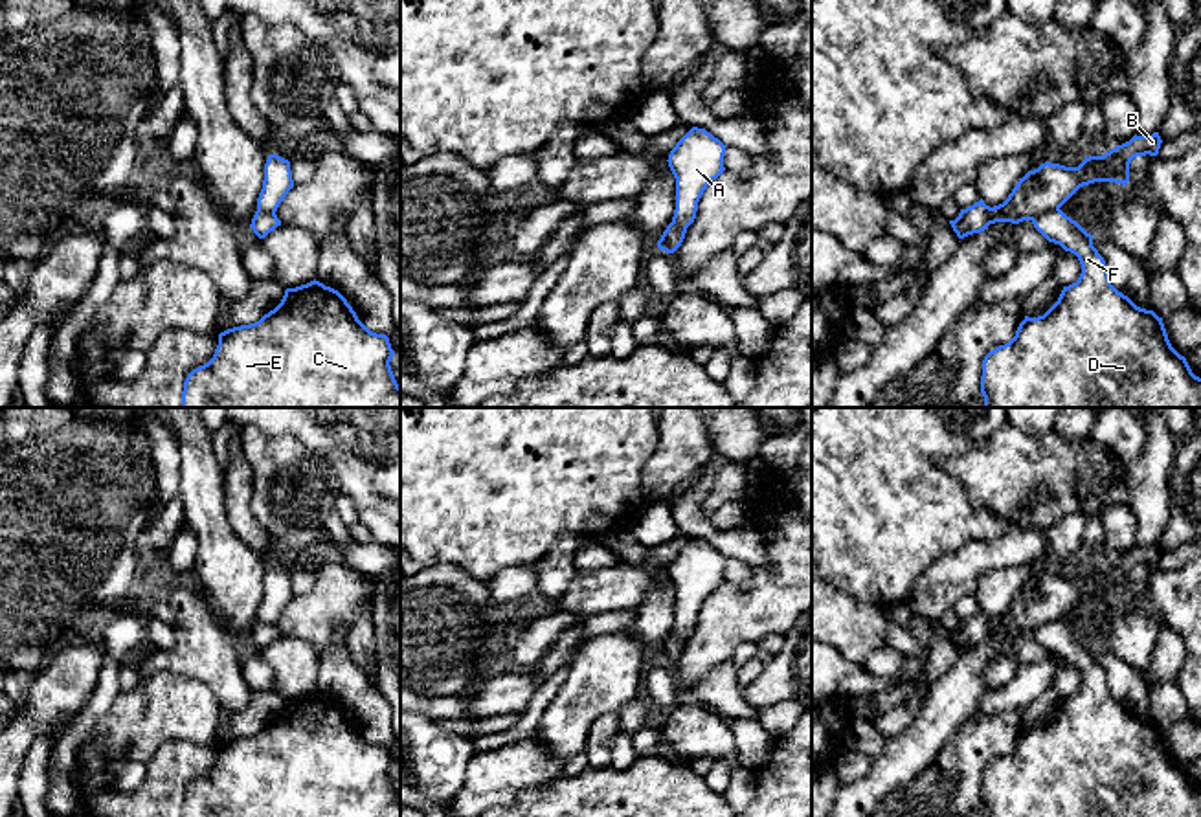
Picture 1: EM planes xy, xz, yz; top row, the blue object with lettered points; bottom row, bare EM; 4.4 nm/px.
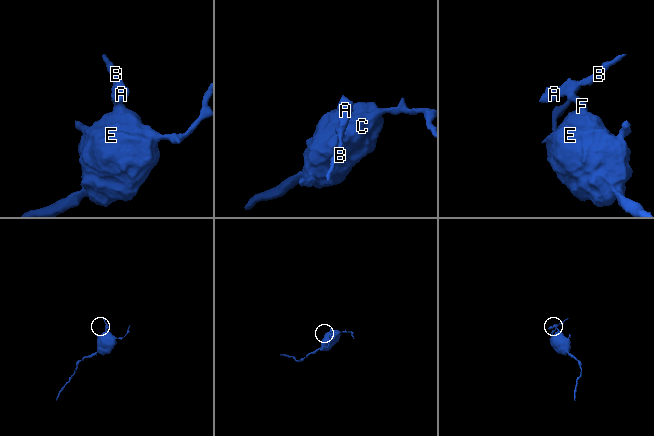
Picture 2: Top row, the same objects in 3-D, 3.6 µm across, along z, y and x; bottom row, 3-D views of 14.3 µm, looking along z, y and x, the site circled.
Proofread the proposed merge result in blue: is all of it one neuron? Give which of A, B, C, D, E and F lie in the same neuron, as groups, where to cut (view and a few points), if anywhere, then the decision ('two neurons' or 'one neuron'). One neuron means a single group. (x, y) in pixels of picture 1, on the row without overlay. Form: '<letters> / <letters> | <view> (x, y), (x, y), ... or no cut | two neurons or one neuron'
A B / C D E F | yz (1058, 619), (1049, 619), (1032, 632) | two neurons

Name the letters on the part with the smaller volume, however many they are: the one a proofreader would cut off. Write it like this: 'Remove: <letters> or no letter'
Remove: A, B

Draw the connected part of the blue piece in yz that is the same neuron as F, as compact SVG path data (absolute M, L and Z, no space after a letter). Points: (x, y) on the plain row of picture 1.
M1061 621L1041 624L1032 635L1049 654L1074 665L1082 685L1076 694L1063 698L1058 712L1043 727L1025 727L1016 747L984 767L981 788L984 817L1201 817L1201 789L1172 758L1162 729L1137 718L1111 696L1106 672L1093 657L1093 646Z

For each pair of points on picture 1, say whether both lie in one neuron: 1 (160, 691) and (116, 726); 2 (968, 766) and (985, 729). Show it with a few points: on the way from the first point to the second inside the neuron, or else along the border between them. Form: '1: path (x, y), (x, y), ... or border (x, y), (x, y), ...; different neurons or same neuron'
1: path (149, 698), (127, 718); same neuron
2: path (968, 757), (968, 751), (981, 738); same neuron

